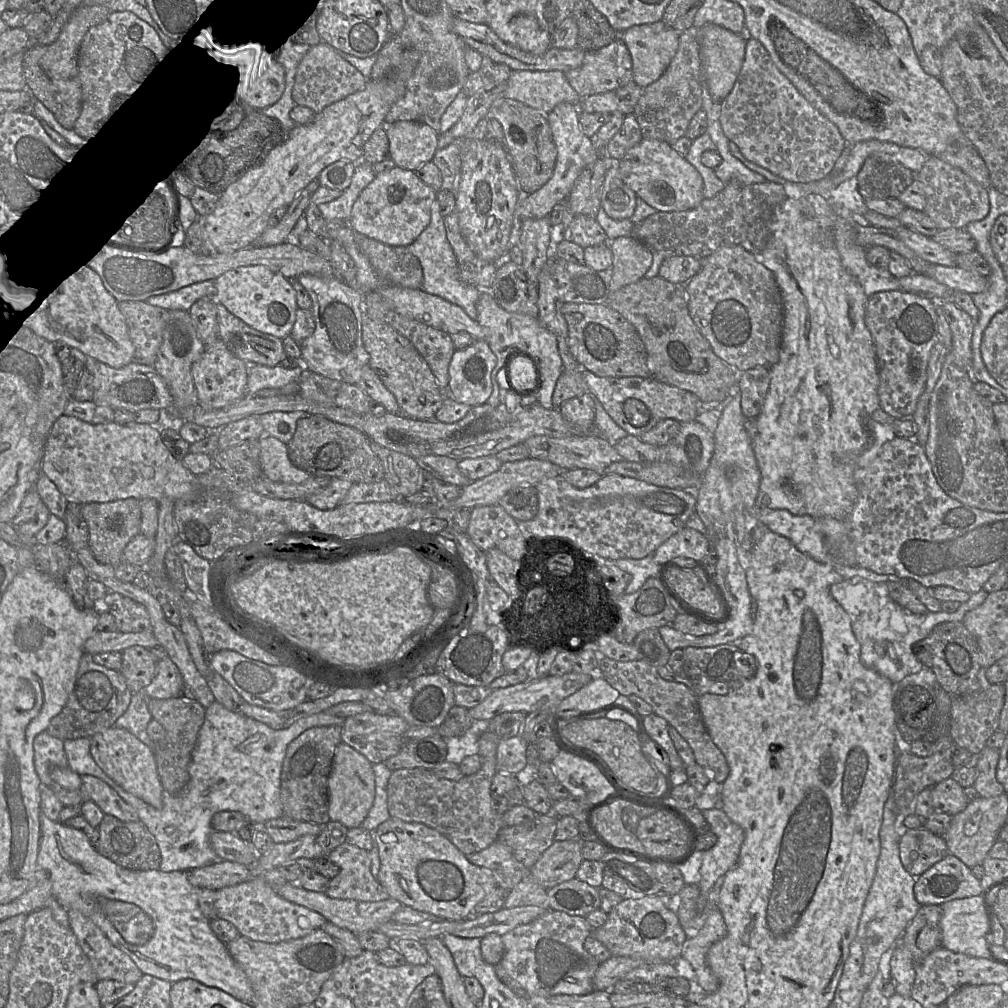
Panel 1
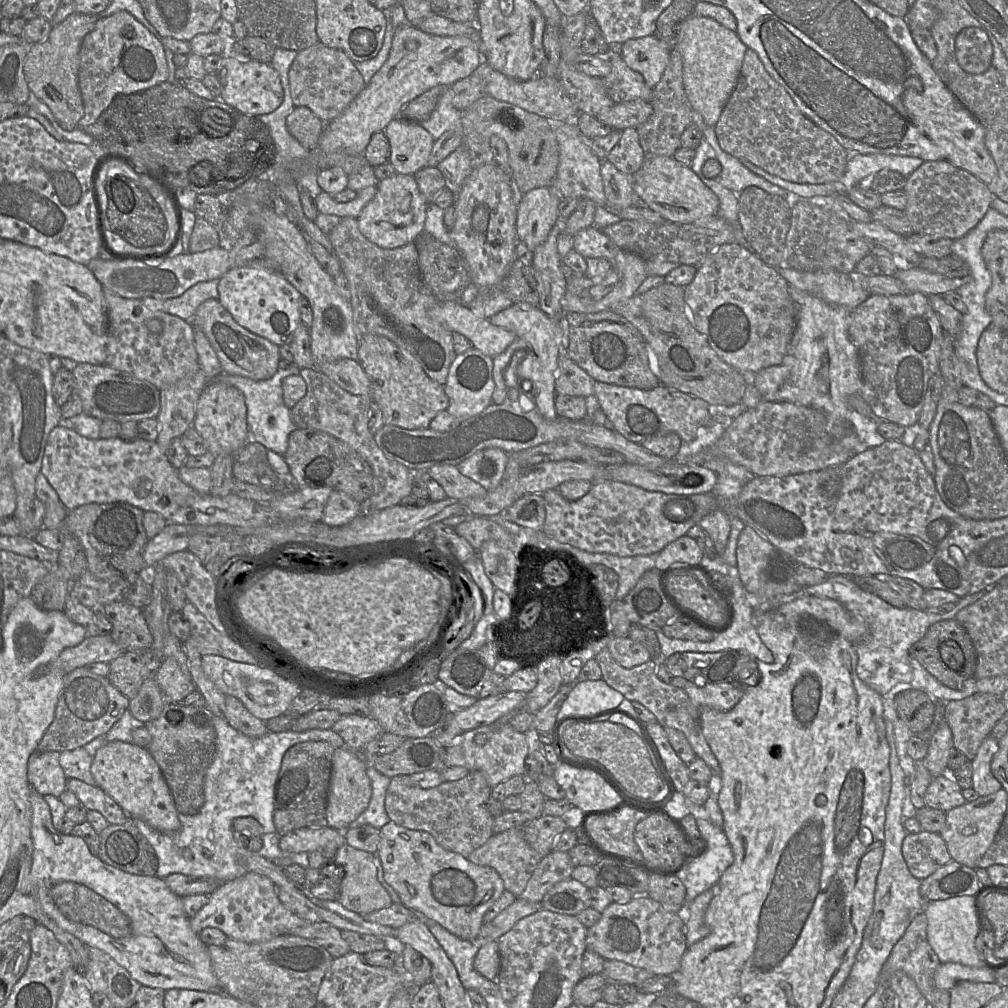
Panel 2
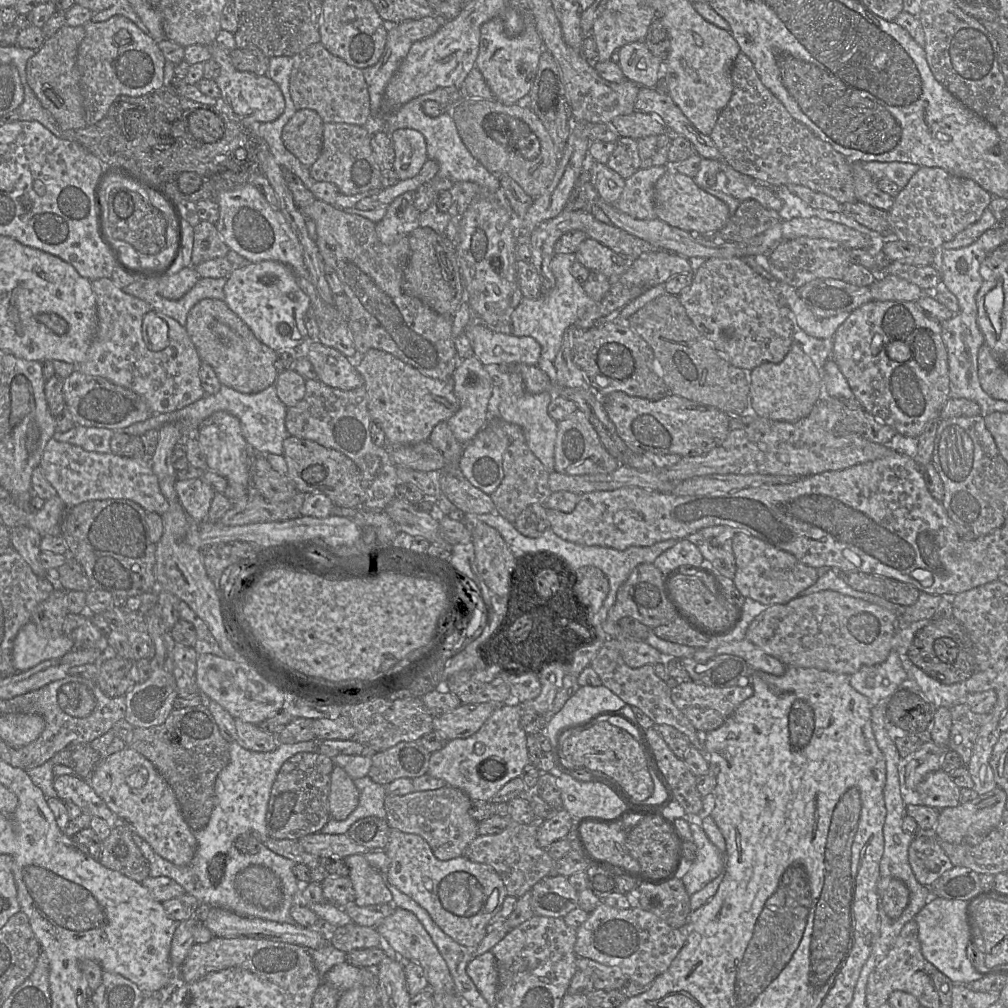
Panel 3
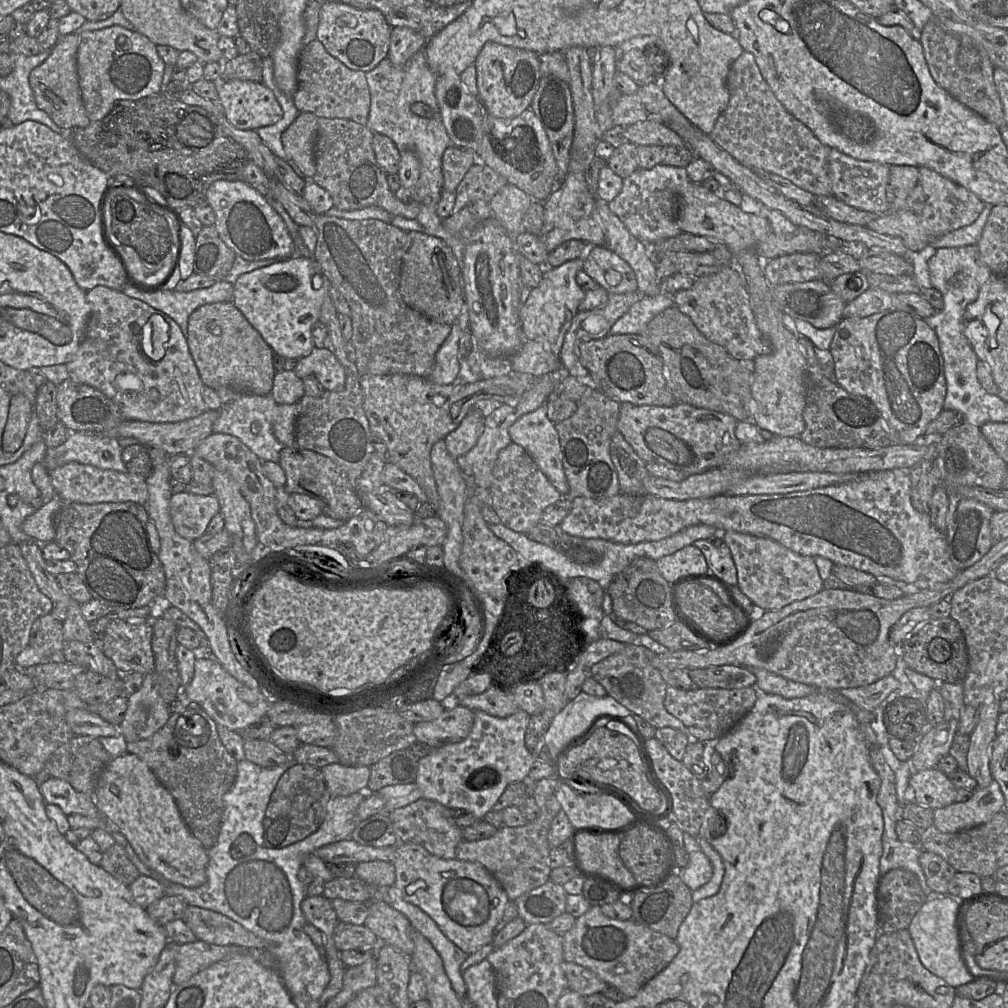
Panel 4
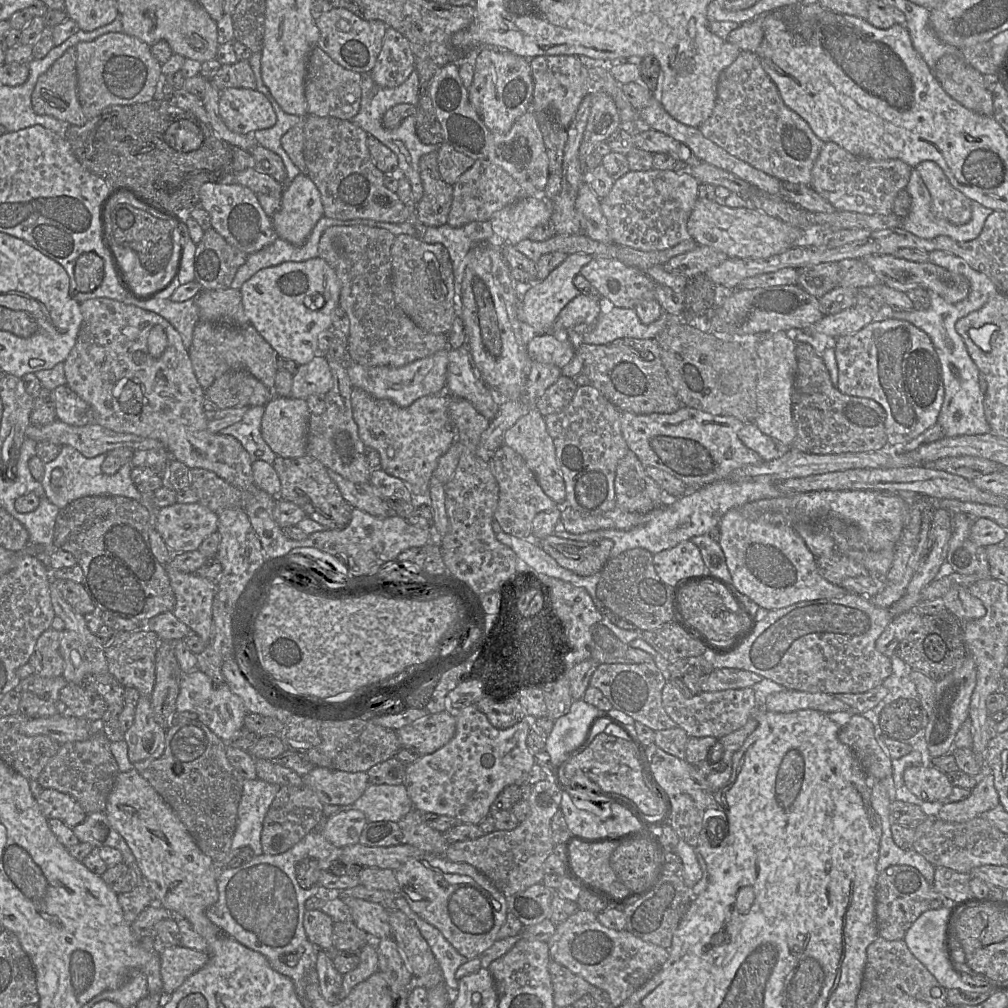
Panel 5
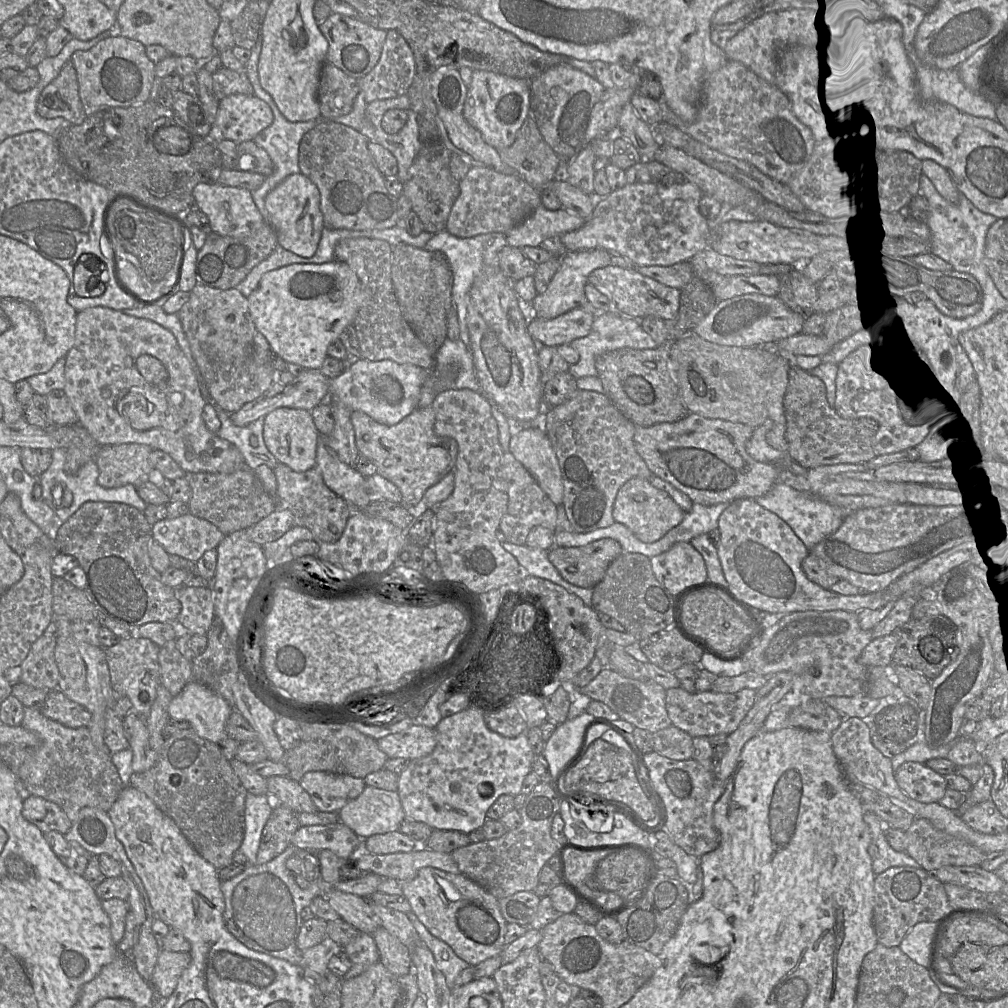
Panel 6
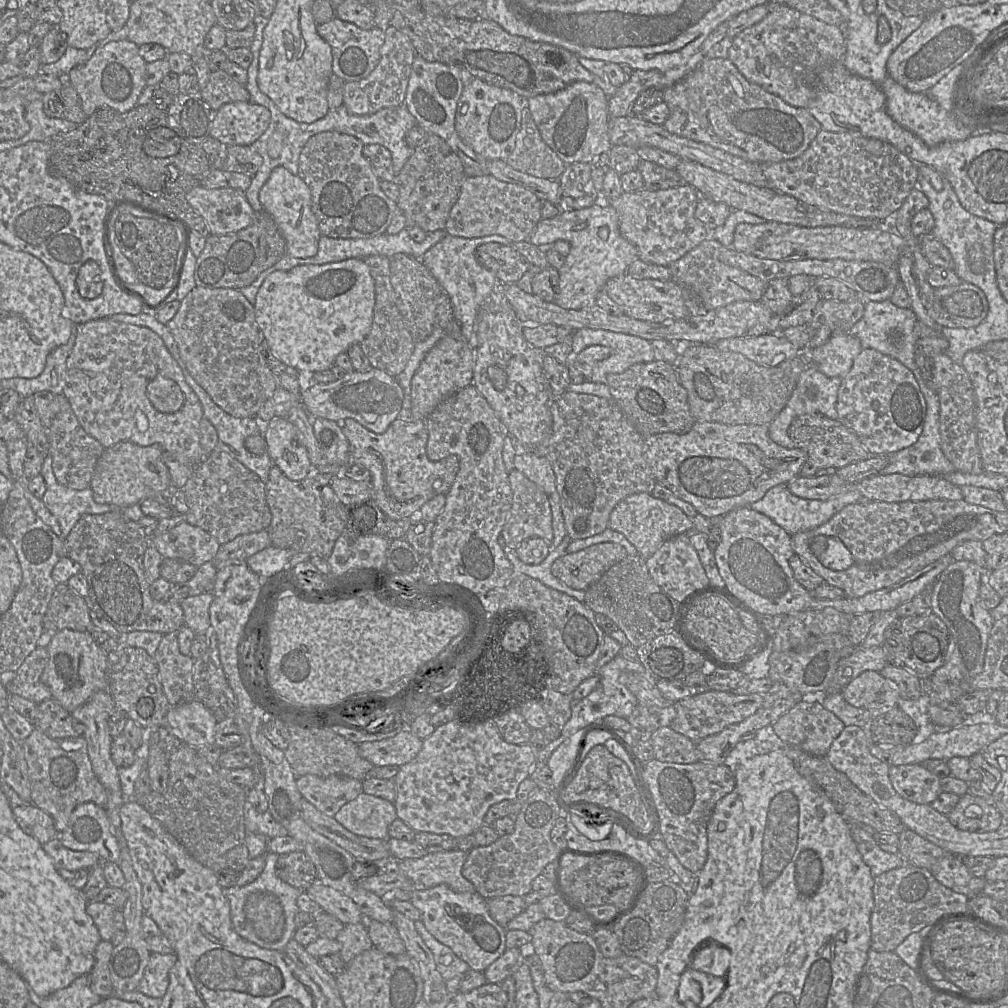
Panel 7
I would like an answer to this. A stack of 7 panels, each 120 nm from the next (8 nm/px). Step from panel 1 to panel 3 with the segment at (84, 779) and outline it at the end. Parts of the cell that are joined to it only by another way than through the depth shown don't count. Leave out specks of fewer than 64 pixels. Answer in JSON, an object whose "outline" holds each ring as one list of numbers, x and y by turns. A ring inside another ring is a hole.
{"outline":[[59,775,55,777,53,786,59,799,74,803,82,813,100,817,112,828,121,822,96,794,88,780,77,775]]}

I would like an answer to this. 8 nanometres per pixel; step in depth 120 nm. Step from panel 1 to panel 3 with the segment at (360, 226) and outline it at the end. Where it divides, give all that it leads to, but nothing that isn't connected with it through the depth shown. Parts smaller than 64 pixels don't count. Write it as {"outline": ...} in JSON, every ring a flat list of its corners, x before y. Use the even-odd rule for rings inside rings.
{"outline":[[414,192,397,197,387,207,384,218,376,223,376,233,381,243,392,245,420,227,420,212,414,206]]}

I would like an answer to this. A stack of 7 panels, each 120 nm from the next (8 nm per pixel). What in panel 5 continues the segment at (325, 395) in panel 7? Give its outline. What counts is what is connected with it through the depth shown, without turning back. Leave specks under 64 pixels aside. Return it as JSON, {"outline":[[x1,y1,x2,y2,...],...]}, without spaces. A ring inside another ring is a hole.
{"outline":[[449,349,440,350,402,367,369,367,355,363,346,366,346,369,354,388,362,389,374,398,387,399,400,407,408,407,421,397,446,392,448,351]]}

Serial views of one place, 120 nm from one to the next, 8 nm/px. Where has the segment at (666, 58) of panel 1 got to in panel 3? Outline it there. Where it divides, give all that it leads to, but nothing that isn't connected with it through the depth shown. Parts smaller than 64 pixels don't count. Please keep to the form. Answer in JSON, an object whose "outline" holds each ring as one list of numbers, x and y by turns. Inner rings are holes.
{"outline":[[645,42,629,43,619,49,619,54,619,65,627,80,640,87,658,89,664,62,649,51]]}

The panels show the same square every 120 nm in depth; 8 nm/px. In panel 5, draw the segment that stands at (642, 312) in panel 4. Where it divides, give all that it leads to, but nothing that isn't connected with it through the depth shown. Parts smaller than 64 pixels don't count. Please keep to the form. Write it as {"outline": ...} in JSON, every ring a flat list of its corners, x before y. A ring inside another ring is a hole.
{"outline":[[608,307,593,324,593,330,582,337,582,343,605,345,620,338,657,339,666,325,671,321,672,315,664,310,662,316,651,324,643,324,635,309]]}

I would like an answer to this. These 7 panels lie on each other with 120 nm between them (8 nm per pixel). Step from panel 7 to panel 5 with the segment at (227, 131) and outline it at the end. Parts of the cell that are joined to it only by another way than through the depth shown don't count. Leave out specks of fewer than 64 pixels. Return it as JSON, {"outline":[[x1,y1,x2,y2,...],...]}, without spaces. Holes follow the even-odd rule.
{"outline":[[246,88,219,90,219,112,229,130,254,133,276,124,276,113,265,95]]}

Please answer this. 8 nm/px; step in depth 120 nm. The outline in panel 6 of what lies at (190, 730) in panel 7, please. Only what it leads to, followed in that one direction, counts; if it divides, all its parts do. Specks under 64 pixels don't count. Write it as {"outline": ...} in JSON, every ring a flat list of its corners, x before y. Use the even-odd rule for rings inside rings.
{"outline":[[192,679,169,704,171,718,189,722,202,738,214,743,228,738,225,723,233,707,210,688]]}

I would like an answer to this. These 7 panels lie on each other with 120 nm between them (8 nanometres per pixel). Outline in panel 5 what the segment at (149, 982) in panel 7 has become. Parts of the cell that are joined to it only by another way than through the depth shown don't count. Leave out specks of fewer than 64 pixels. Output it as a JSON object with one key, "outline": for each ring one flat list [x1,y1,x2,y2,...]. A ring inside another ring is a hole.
{"outline":[[182,946,162,947,160,975,165,999,172,995,189,976,203,968,209,961,209,955]]}

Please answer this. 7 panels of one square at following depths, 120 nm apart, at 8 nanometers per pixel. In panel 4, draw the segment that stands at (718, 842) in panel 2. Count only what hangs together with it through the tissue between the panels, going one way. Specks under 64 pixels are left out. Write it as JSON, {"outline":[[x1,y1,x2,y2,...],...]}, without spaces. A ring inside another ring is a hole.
{"outline":[[683,832,683,841,684,848,688,853,688,863,685,868,675,872,684,884,694,891,710,880,713,867,694,836]]}

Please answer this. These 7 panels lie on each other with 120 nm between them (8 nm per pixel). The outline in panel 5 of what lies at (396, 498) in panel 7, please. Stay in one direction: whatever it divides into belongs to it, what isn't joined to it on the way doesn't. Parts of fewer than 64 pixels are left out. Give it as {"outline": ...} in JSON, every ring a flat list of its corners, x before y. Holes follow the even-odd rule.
{"outline":[[353,388,351,403,352,403,353,418,354,418,354,421,356,422,356,424,358,426,359,437,360,437,361,441,363,442,363,444,365,445,366,448,373,448,380,454,380,459,381,459,380,466,381,466,381,468,386,473,402,479,406,483,409,490,411,491,411,494,423,495,425,493,429,493,430,479,433,476,433,473,438,466,438,461,439,461,440,457,448,451,450,446,456,440,458,440,458,431,457,431,456,426,453,423,452,419,450,418,449,411,448,411,449,394,445,392,445,393,439,393,439,394,424,396,424,397,417,399,415,402,413,402,408,407,400,407,390,400,377,399,377,398,372,397,371,395,369,395,368,393,366,393,362,389]]}

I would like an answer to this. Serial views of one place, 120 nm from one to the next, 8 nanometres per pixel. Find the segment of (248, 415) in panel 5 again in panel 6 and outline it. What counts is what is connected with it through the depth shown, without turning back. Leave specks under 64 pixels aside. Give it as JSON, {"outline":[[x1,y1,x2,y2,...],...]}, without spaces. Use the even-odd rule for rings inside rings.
{"outline":[[194,371,194,374,199,383,203,398,216,409,218,419,221,423,217,435,233,444,240,451,245,464,250,469,255,470,260,465,267,465,274,469,278,462,264,443,264,418,259,418,245,426,235,425,230,418,230,413,218,407,208,396,208,390,199,371]]}

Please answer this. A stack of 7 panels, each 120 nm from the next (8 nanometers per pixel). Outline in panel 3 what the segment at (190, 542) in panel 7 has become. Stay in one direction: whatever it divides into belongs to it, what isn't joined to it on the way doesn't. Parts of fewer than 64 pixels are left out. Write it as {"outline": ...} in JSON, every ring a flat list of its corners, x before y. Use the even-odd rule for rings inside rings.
{"outline":[[200,478,176,480,178,499,189,518,194,522,206,520,216,491]]}

